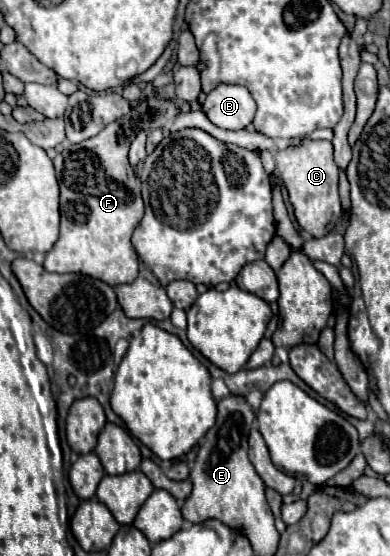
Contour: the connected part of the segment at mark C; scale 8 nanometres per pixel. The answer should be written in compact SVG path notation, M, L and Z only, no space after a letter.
M303 139L299 145L289 145L275 151L279 177L289 193L289 199L295 209L295 217L299 227L311 237L325 237L331 229L331 221L339 221L341 201L339 201L339 169L333 161L331 141L313 141Z

